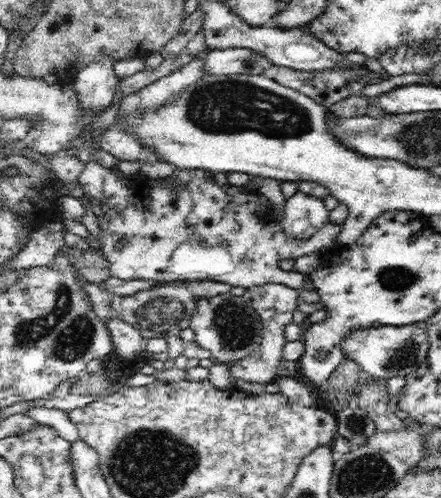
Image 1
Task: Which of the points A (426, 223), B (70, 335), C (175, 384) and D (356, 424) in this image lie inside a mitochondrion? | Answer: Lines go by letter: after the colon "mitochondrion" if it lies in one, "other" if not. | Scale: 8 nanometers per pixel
A: other
B: mitochondrion
C: other
D: mitochondrion

